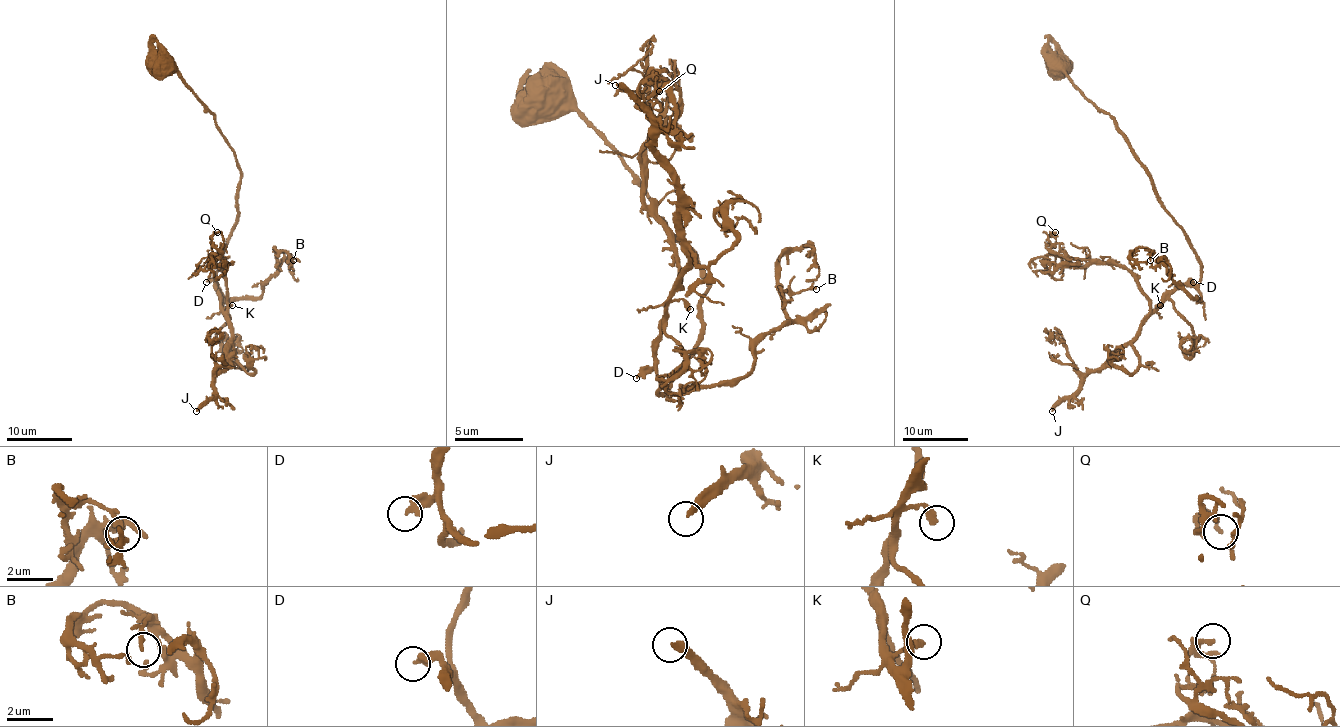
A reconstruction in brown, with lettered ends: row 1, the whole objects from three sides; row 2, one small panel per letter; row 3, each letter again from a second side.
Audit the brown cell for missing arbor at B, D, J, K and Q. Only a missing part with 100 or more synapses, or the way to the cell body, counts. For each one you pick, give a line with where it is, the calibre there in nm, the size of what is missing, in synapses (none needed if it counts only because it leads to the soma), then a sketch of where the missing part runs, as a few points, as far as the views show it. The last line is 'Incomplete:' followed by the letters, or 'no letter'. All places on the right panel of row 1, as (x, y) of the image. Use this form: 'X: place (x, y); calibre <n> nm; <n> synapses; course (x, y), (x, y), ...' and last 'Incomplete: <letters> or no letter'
J: place (1052, 411); calibre 300 nm; 700 synapses
Incomplete: J

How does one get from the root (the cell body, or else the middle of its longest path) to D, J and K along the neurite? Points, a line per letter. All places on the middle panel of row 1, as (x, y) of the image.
D: (554, 98), (622, 159), (653, 211), (707, 275), (700, 343), (670, 388), (656, 391), (656, 371), (636, 378)
J: (554, 98), (707, 275), (700, 343), (666, 391), (656, 337), (687, 268), (680, 187), (649, 115), (615, 85)
K: (554, 98), (622, 159), (707, 275), (700, 343), (670, 388), (656, 391), (663, 313), (673, 303), (690, 309)

